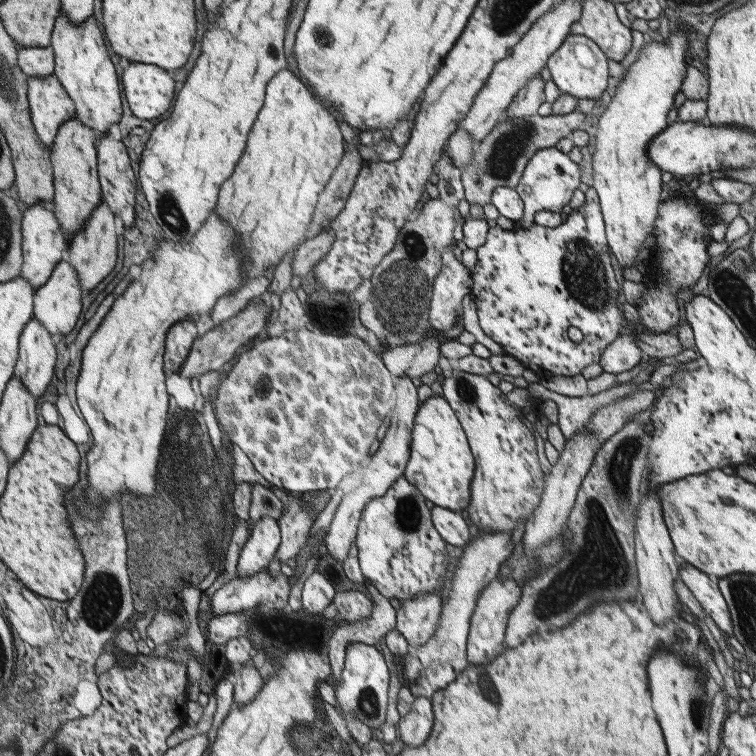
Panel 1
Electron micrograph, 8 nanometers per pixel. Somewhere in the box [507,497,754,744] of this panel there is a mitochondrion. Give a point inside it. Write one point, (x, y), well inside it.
(699, 708)

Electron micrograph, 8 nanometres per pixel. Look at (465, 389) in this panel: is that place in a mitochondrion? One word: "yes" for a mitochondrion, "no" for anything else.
yes

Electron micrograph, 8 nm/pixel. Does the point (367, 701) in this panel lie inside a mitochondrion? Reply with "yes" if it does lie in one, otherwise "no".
yes

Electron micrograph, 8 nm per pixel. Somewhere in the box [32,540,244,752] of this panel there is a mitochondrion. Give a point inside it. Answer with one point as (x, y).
(102, 603)

